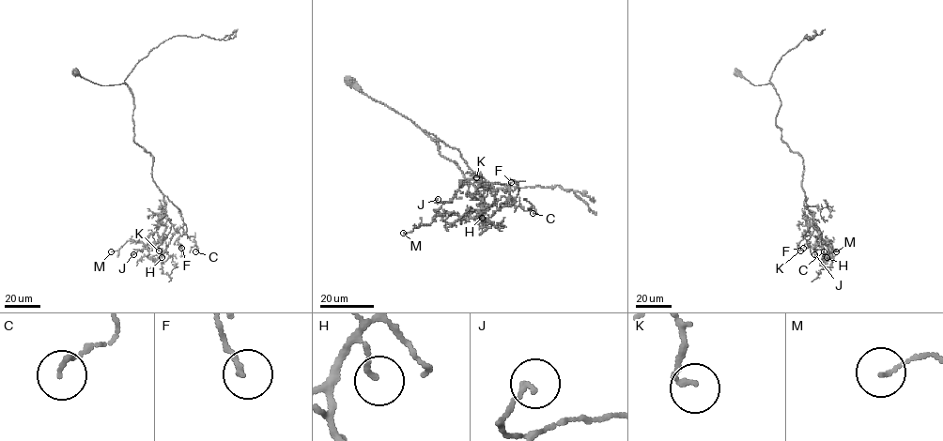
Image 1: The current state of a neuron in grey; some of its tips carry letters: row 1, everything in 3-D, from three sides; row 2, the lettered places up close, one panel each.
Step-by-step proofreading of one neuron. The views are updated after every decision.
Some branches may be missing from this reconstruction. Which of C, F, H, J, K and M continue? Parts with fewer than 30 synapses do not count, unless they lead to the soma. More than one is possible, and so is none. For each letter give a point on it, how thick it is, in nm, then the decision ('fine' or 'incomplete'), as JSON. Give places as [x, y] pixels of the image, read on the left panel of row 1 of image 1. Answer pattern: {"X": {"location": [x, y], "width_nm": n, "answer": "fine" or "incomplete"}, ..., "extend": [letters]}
{"C": {"location": [195, 251], "width_nm": 130, "answer": "fine"}, "F": {"location": [181, 248], "width_nm": 150, "answer": "fine"}, "H": {"location": [162, 257], "width_nm": 140, "answer": "fine"}, "J": {"location": [133, 254], "width_nm": 160, "answer": "fine"}, "K": {"location": [159, 250], "width_nm": 150, "answer": "fine"}, "M": {"location": [111, 251], "width_nm": 90, "answer": "fine"}, "extend": []}

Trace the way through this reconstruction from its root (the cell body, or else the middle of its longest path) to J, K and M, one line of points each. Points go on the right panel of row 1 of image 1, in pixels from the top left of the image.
J: (736, 73), (770, 83), (779, 96), (776, 126), (802, 158), (804, 212), (814, 223), (805, 237), (814, 254)
K: (736, 73), (754, 85), (773, 86), (781, 103), (776, 117), (781, 139), (802, 158), (808, 229), (800, 250)
M: (736, 73), (775, 89), (781, 139), (802, 158), (806, 219), (836, 251)

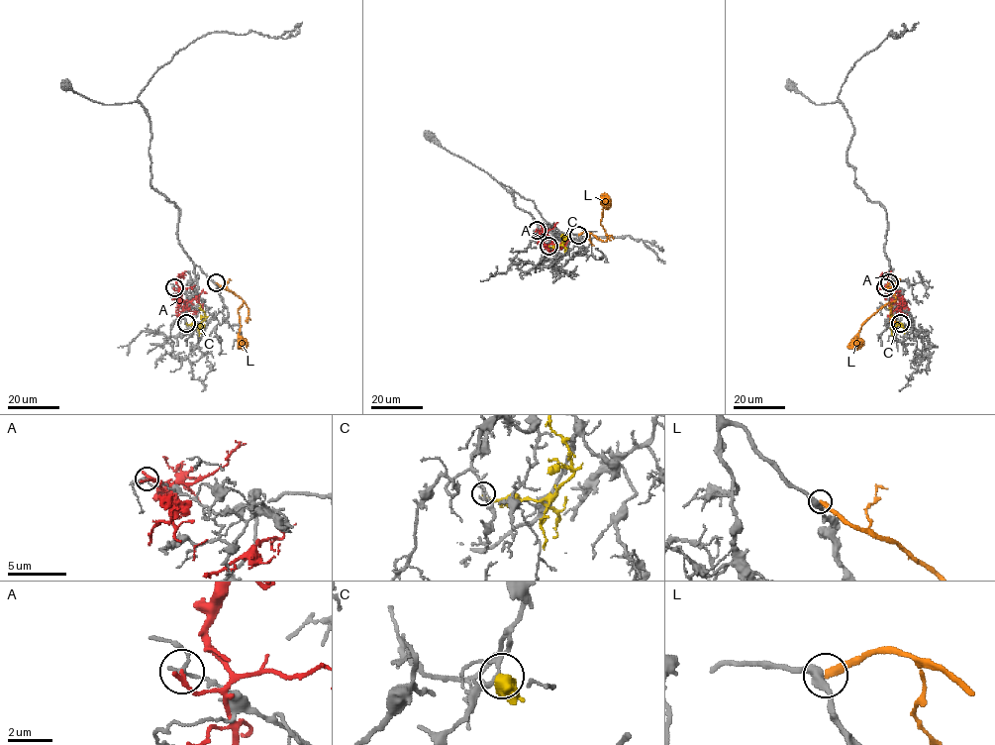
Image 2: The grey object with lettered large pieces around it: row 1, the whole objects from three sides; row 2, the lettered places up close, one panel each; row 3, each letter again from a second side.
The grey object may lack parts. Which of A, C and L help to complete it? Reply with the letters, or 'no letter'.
no letter

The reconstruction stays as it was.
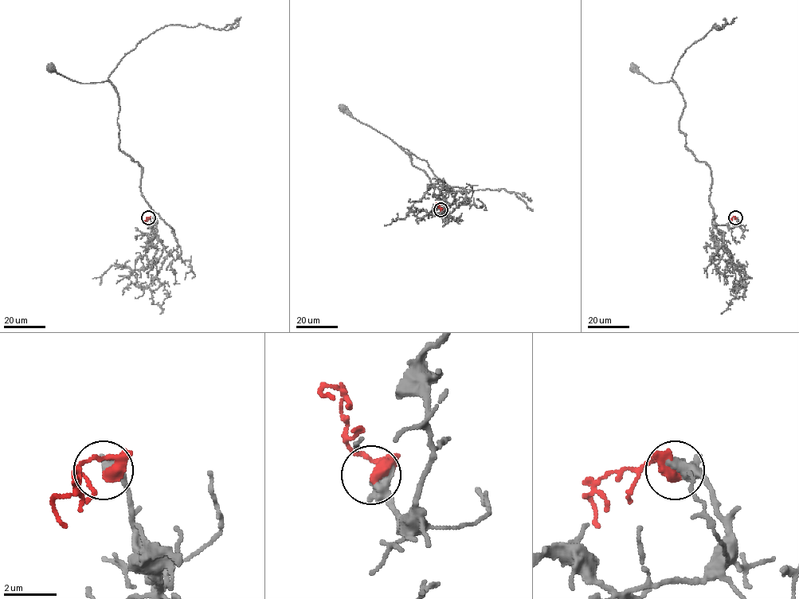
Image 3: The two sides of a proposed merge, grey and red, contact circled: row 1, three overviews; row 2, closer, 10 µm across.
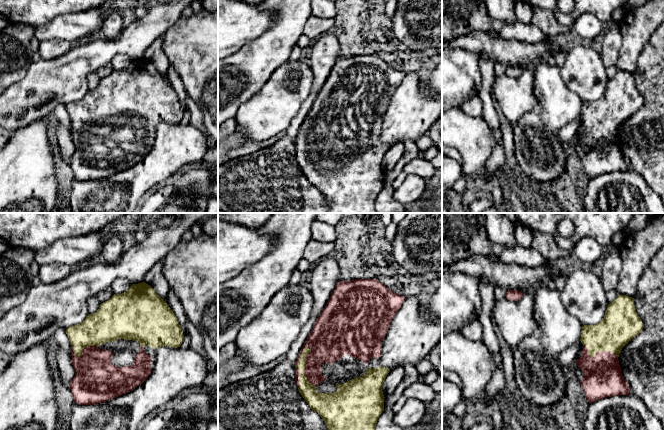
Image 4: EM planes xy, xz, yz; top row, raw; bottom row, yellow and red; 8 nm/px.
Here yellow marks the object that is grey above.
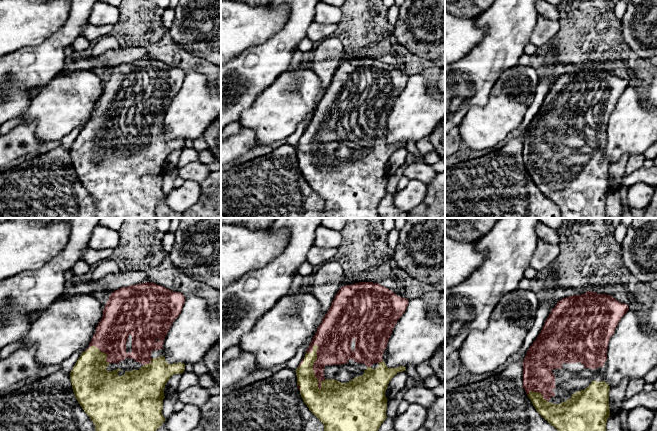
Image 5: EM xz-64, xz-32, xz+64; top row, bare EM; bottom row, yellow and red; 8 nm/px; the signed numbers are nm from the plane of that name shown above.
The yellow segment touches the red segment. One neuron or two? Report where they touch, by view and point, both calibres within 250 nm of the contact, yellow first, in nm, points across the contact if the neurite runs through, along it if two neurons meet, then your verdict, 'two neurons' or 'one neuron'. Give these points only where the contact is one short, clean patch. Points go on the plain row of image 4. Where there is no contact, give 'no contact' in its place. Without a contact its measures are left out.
contact xz (297, 144); calibres 130 and 190 nm; one neuron

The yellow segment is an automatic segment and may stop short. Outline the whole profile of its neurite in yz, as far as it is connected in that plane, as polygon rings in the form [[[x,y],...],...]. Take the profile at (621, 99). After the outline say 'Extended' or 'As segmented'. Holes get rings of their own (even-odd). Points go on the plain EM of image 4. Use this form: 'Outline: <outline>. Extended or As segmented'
Outline: [[[618,71],[608,80],[599,99],[582,102],[583,126],[575,138],[584,148],[580,159],[589,179],[605,173],[629,171],[630,163],[621,150],[618,133],[622,124],[643,104],[634,74],[626,71]]]. Extended

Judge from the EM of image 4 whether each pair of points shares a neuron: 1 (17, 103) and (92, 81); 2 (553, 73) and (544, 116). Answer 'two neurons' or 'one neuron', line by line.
1: two neurons
2: one neuron

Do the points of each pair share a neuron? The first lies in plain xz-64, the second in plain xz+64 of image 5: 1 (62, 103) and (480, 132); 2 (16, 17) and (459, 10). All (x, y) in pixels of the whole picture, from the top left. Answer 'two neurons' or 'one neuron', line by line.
1: one neuron
2: two neurons

